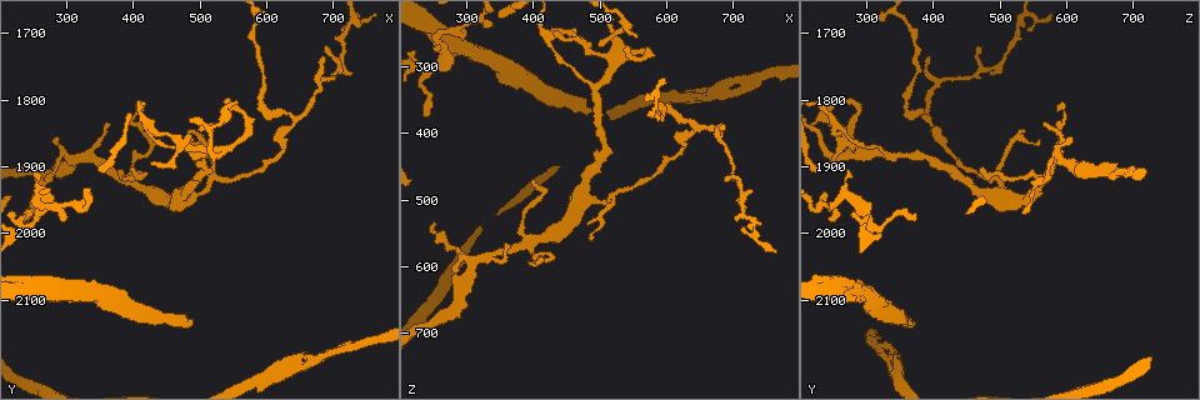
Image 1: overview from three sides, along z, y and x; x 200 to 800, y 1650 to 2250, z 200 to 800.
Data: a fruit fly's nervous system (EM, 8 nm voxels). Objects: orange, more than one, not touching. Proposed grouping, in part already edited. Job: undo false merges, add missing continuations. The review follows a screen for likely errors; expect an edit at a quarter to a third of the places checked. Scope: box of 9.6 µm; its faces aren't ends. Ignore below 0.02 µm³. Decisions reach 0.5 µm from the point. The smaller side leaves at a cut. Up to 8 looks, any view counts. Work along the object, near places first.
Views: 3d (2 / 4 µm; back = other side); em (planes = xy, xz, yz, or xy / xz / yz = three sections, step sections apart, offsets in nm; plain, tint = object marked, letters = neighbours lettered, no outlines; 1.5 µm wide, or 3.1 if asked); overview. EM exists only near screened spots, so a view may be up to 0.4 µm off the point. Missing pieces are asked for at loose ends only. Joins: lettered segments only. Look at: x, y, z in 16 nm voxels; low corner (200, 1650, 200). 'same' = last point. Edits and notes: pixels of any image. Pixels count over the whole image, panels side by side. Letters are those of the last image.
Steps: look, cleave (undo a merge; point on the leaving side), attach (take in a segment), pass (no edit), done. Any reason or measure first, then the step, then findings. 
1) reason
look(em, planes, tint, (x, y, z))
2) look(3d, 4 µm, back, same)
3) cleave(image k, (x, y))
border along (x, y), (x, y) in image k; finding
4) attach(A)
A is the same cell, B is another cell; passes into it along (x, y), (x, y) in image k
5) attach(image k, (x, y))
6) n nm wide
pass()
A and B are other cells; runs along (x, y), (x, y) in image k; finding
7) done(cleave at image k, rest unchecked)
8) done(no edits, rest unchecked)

four arms meet
look(em, planes, plain, (525, 1880, 290))

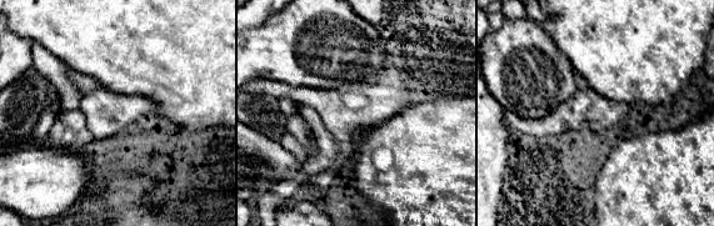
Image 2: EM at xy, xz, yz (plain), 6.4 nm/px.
what lies round it
look(em, planes, letters, same)

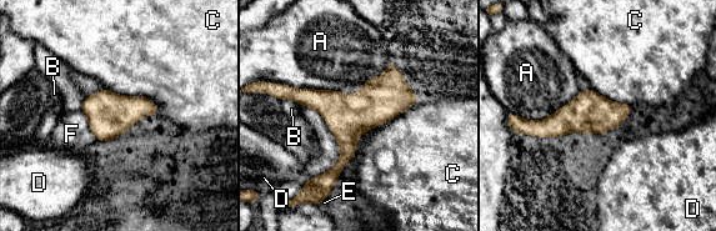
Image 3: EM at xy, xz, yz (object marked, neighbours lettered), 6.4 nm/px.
pass()
A, B, C, D, E and F are other cells; one neuron here

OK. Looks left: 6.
branch stops here
look(3d, 2 µm, (245, 1905, 270))

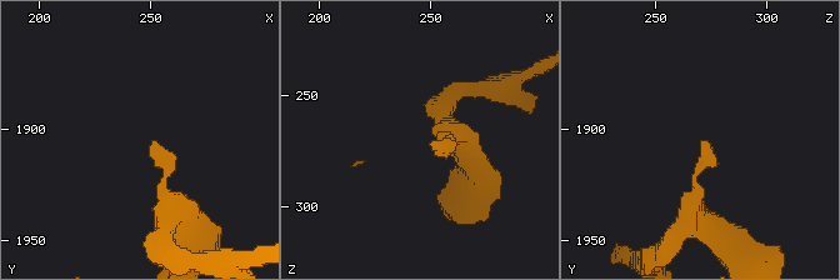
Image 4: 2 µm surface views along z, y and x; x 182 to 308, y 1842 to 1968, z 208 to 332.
now the EM
look(em, xy, step 8, tint, (249, 1907, 271))

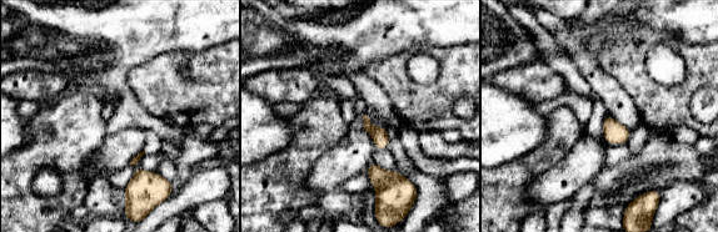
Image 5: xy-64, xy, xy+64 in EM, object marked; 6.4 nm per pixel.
look(em, planes, letters, same)

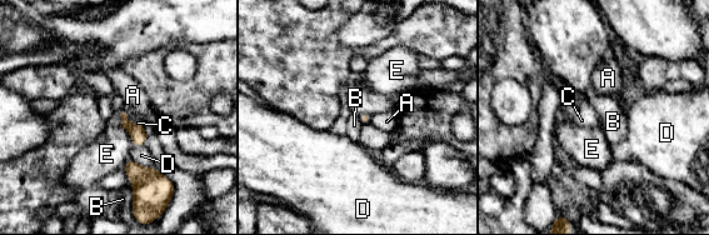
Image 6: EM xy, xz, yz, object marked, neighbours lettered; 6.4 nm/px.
pass()
A, B, C, D and E are other cells; border along (123, 110), (130, 121), (144, 125) in image 6; none of them fits

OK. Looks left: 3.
tapers out
look(3d, 2 µm, (405, 1800, 600))

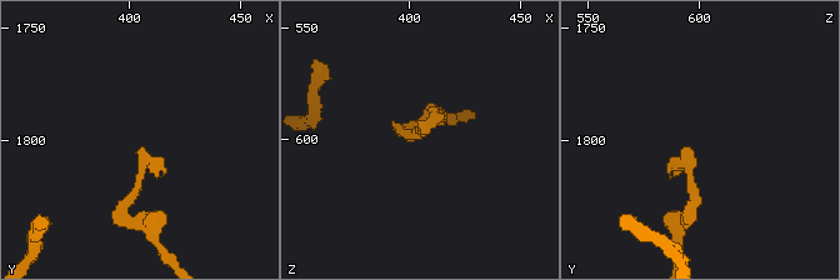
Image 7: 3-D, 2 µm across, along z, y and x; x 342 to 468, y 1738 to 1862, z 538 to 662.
look(em, xz, step 8, tint, (406, 1805, 597))

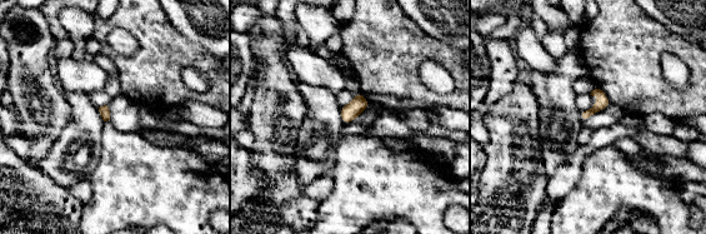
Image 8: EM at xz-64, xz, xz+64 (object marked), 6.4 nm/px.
look(em, planes, letters, same)

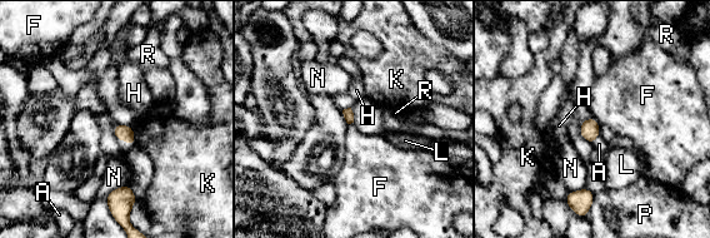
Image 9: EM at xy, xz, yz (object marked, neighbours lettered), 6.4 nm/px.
pass()
A, F, H, K, L, N, P and R are other cells; border along (353, 122), (348, 124) in image 9; none of them fits

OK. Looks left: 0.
done(no edits, rest unchecked)

